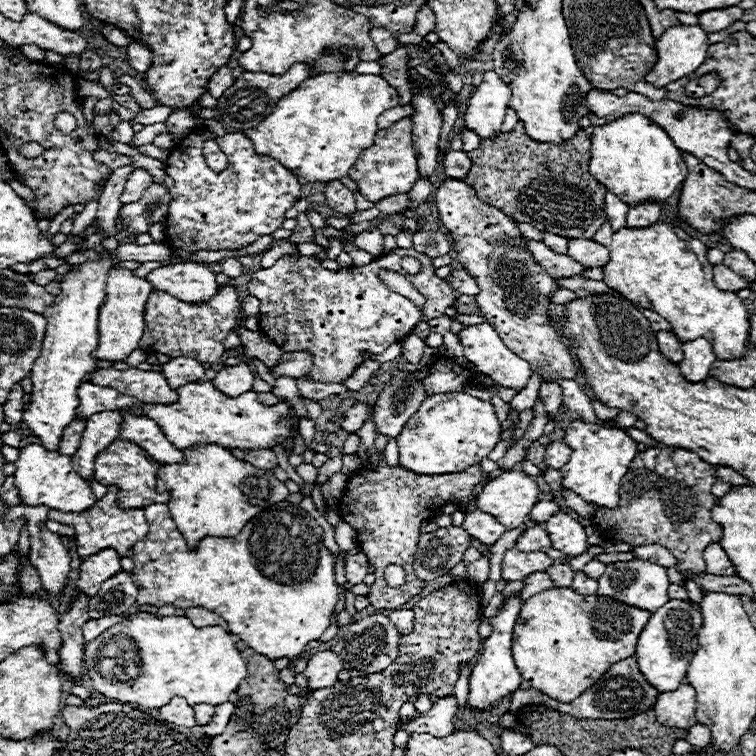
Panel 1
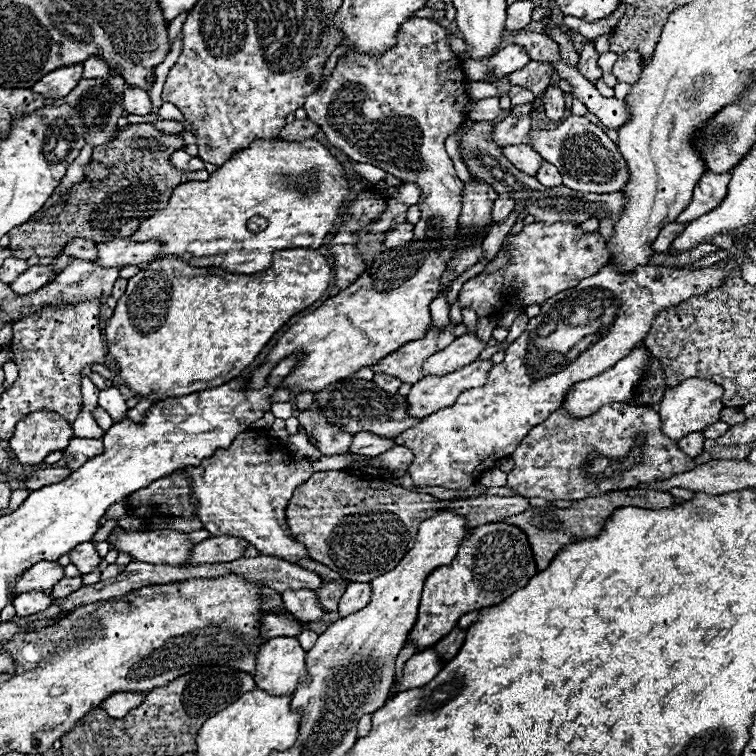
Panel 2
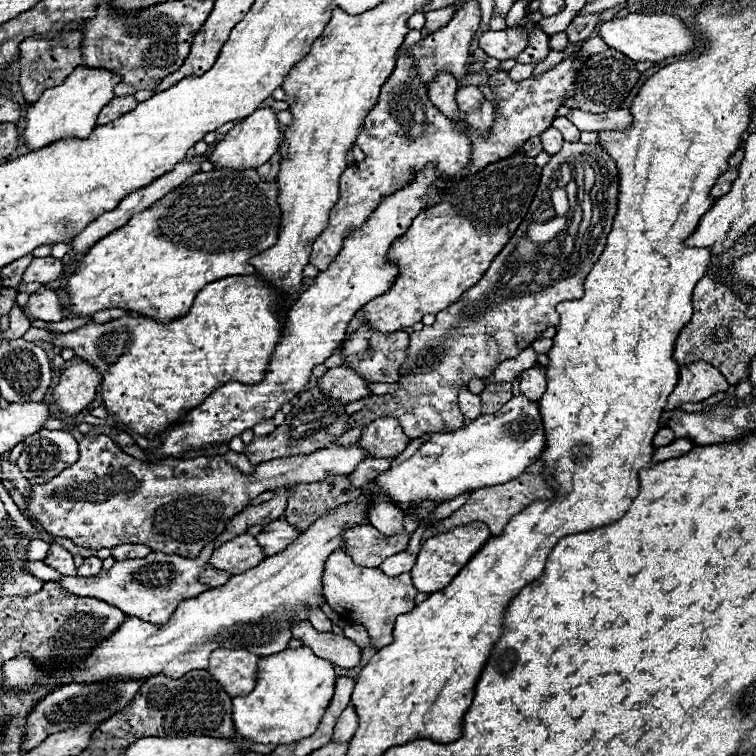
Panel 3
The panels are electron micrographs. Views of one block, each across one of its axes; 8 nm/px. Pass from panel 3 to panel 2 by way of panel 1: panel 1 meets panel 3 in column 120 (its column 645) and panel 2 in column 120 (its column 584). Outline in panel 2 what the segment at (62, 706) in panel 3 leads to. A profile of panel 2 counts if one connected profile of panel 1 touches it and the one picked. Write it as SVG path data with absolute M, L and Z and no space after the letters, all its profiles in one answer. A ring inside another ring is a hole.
M116 692L110 694L110 698L100 704L100 708L106 710L110 718L124 718L124 714L134 710L134 706L140 706L140 702L144 702L142 692Z

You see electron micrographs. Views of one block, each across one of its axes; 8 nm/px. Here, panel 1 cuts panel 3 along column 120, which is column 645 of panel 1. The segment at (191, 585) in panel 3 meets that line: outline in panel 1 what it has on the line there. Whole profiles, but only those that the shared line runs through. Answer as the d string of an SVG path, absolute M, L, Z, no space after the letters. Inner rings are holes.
M630 560L630 562L614 562L606 566L606 572L598 578L598 596L616 598L628 606L636 606L640 610L654 612L668 602L668 570L664 566L652 564L648 560Z

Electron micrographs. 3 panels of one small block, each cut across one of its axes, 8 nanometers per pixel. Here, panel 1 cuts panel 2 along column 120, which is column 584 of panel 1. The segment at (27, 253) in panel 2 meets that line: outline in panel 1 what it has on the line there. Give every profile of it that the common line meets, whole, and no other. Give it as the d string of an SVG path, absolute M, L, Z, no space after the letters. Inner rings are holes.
M518 122L512 132L506 132L506 134L498 132L498 136L494 139L482 138L480 146L468 152L472 166L470 166L466 182L476 190L482 202L490 206L498 206L504 214L508 214L516 222L526 222L542 232L558 234L564 238L592 238L596 230L606 222L606 214L604 214L606 186L602 186L588 172L590 138L586 136L584 130L578 130L576 136L572 136L564 144L556 144L556 154L548 154L550 148L552 148L550 142L532 140L524 130L524 122Z

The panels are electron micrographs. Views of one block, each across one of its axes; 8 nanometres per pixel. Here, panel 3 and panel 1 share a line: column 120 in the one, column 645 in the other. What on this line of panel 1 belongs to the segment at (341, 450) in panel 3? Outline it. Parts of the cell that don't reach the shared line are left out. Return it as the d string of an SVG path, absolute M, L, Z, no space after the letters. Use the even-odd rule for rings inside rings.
M646 448L644 452L638 452L634 466L630 466L630 474L626 474L620 482L618 506L594 506L596 512L592 522L600 530L610 530L616 540L630 546L648 542L666 546L676 556L676 570L680 574L702 574L706 572L702 558L704 548L712 542L720 542L722 538L722 528L710 516L716 502L716 496L710 492L716 482L714 470L716 468L712 464L682 448Z

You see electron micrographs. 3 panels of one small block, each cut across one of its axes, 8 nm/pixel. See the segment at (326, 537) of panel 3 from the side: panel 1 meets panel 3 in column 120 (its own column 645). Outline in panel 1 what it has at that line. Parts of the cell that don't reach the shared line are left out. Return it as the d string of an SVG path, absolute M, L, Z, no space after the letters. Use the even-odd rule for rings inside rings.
M670 600L666 606L658 608L642 628L634 658L638 662L644 678L660 692L676 690L686 678L686 668L690 664L692 654L698 648L698 630L702 624L702 614L690 604L682 600Z

